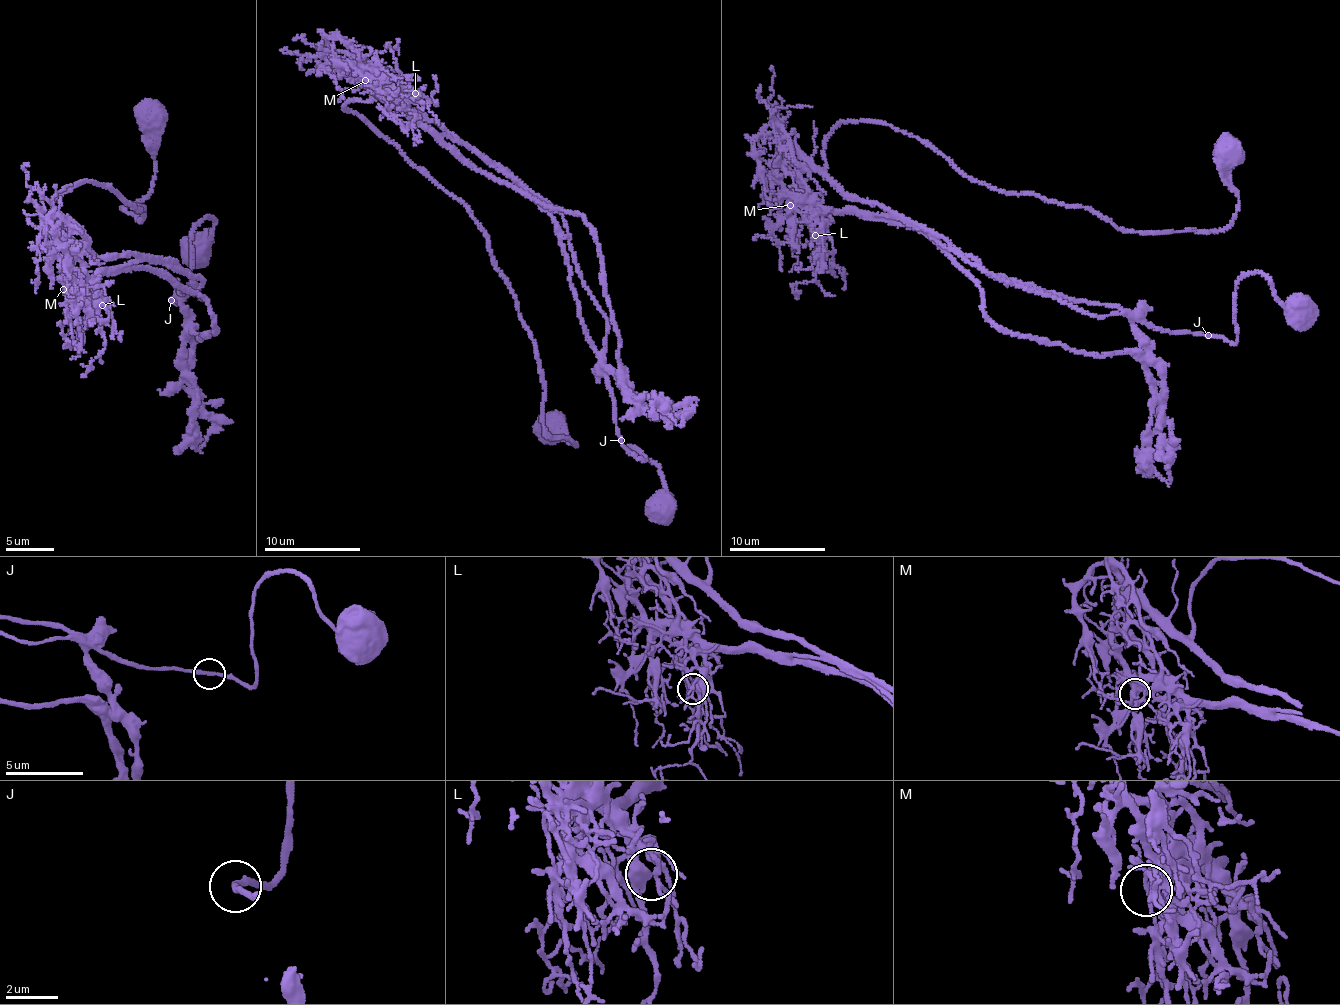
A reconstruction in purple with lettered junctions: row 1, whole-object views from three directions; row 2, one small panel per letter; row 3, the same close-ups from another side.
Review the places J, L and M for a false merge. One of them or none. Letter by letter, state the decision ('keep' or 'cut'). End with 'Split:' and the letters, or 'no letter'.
J: keep
L: keep
M: cut
Split: M

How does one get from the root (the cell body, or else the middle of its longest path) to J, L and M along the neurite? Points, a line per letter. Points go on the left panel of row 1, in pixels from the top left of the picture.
J: (200, 248), (213, 228), (207, 217), (200, 219), (190, 242), (190, 286), (184, 298), (171, 299)
L: (200, 248), (207, 217), (180, 305), (195, 283), (147, 259), (93, 277), (102, 305)
M: (200, 248), (207, 217), (190, 242), (190, 286), (171, 298), (180, 305), (195, 283), (156, 260), (63, 290)

